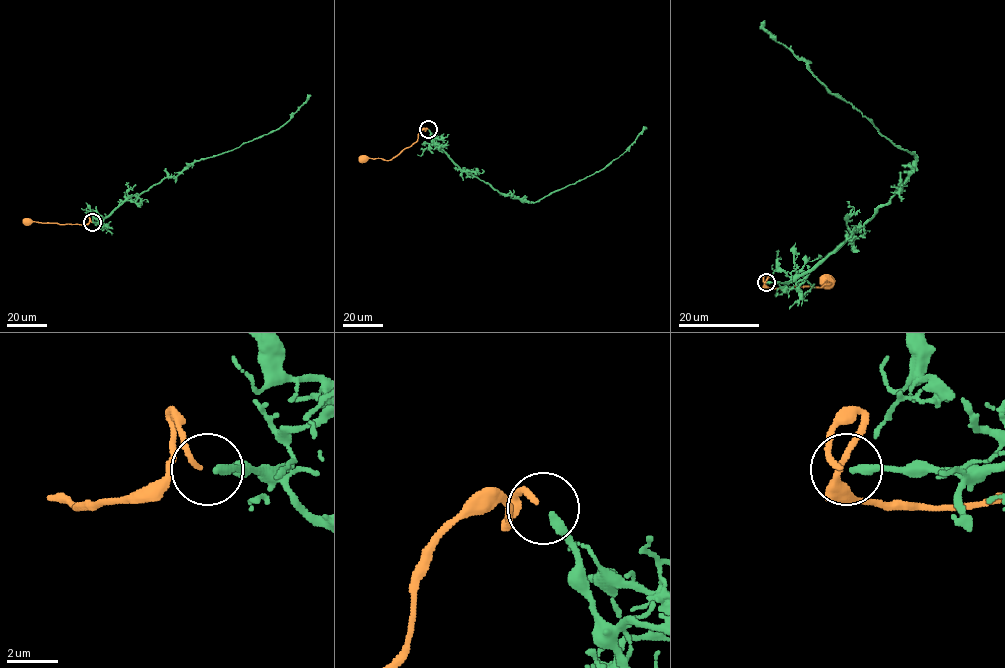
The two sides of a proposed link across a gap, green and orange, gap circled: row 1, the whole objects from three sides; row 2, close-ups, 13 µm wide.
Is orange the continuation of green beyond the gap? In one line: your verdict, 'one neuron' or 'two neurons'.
one neuron

